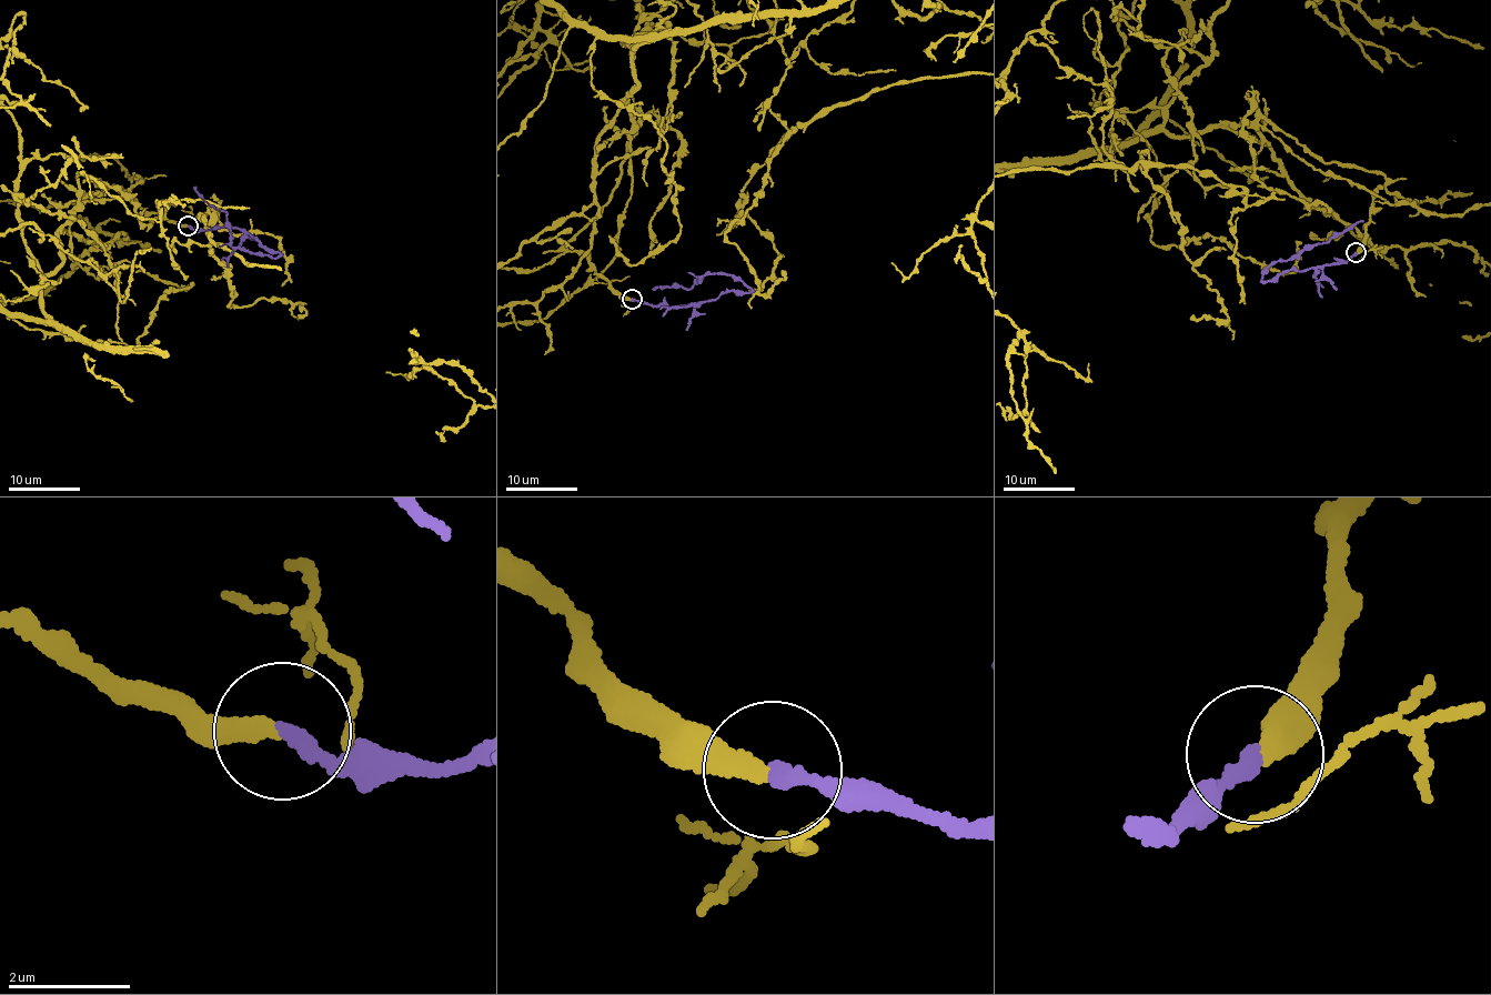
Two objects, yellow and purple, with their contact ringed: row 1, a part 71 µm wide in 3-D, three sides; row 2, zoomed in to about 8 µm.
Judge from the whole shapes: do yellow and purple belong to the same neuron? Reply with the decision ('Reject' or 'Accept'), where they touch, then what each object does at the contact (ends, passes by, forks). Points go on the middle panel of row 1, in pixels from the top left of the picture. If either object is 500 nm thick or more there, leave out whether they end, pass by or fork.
Accept. Place: (632, 299). At the ring yellow passes by. At the ring purple ends

